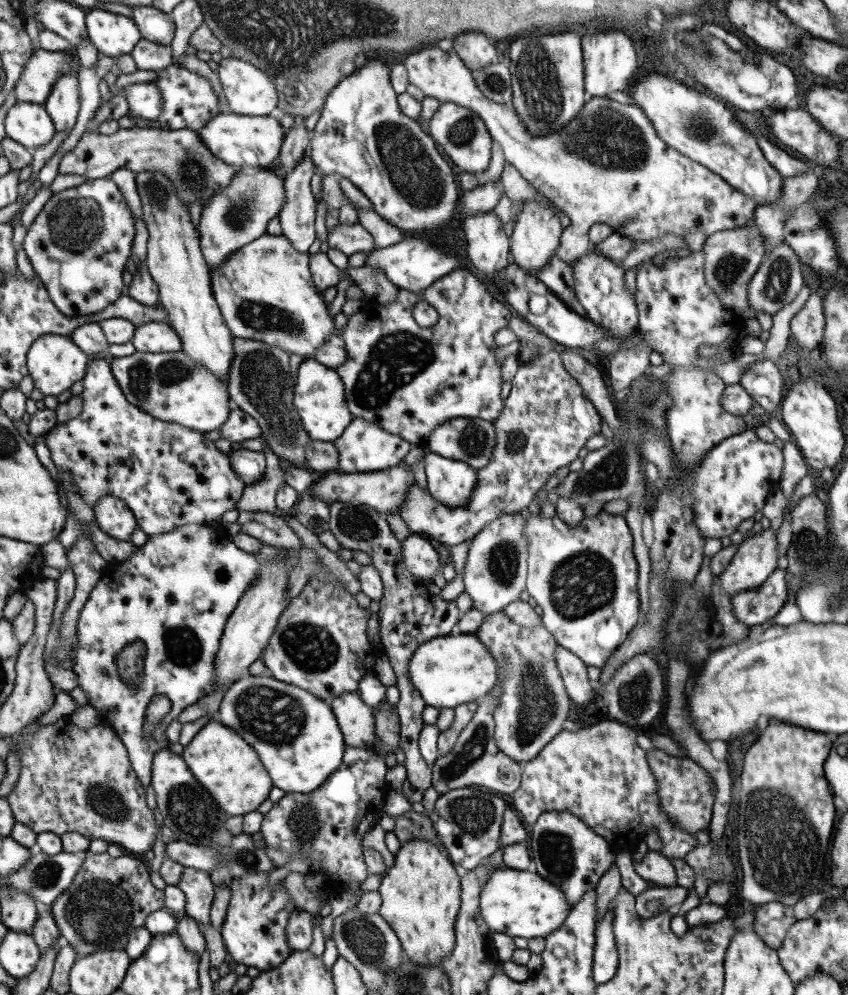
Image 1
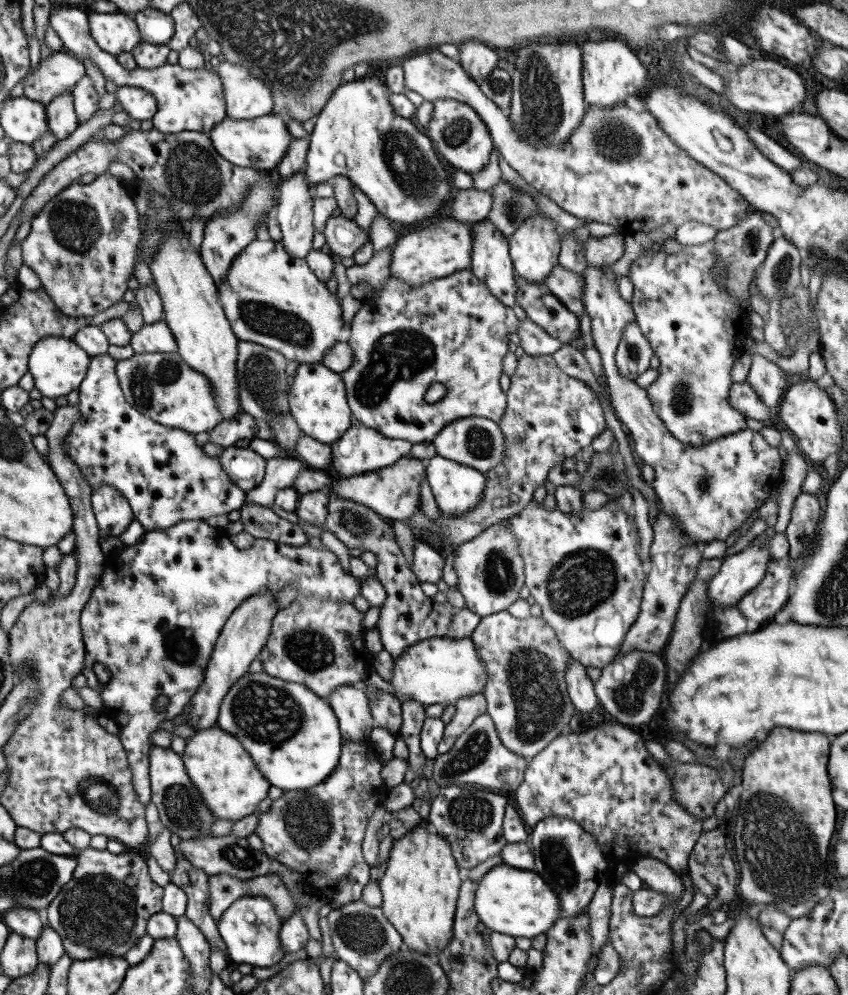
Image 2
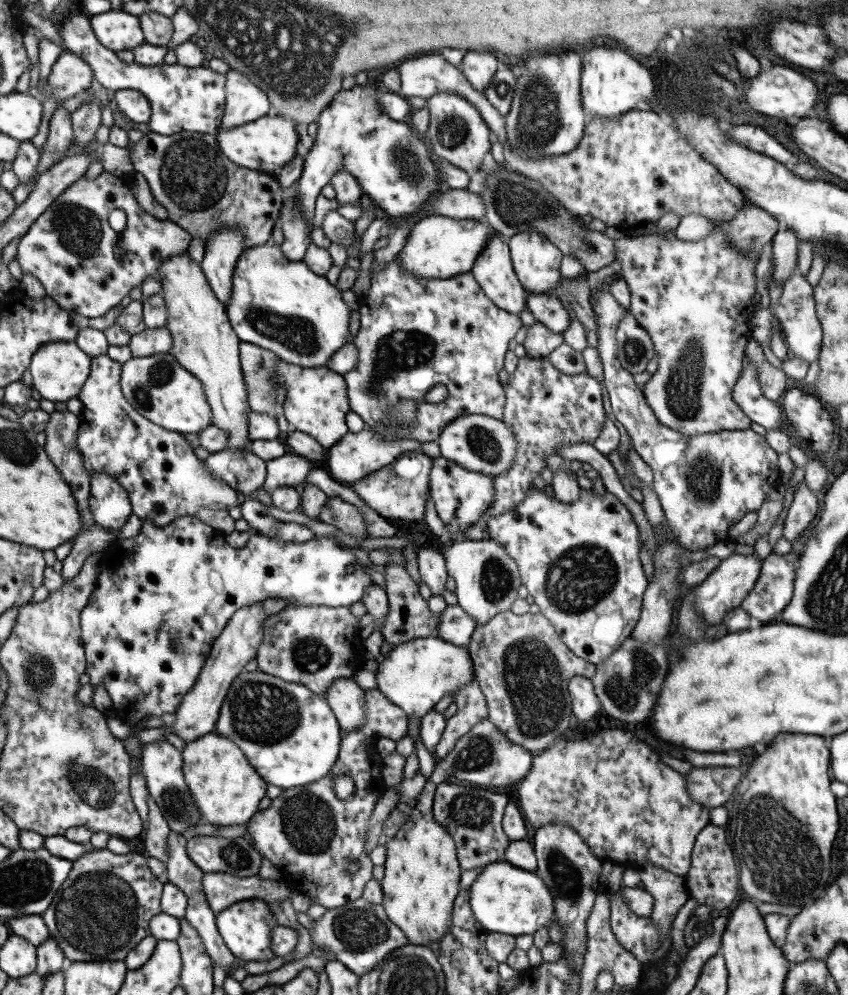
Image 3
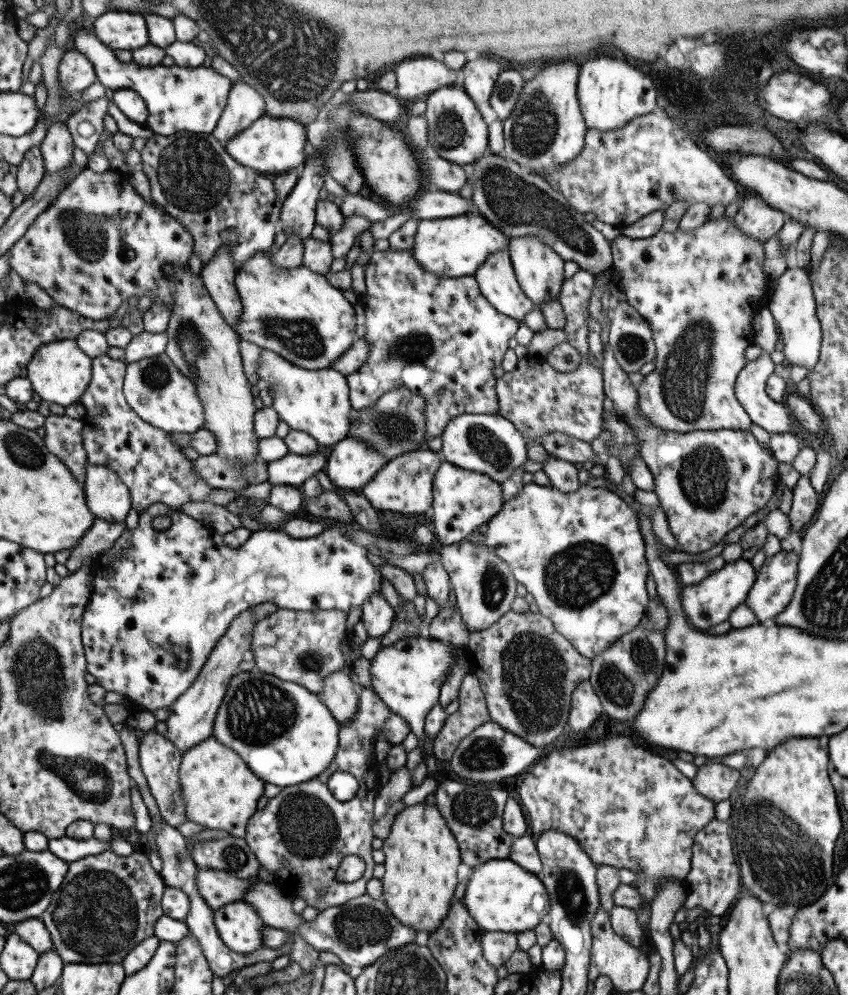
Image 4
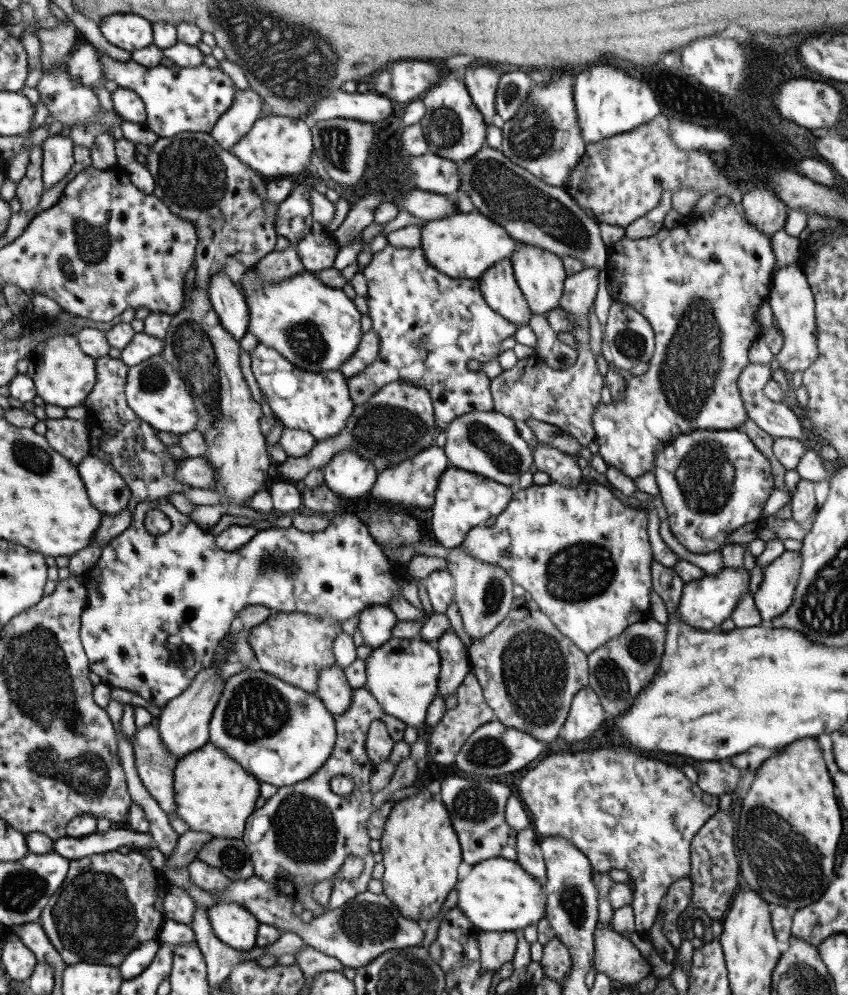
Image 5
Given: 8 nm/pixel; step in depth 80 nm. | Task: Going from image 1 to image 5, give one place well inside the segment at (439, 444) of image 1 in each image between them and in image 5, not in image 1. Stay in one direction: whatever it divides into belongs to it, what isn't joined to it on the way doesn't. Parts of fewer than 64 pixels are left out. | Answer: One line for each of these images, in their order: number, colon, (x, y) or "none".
2: (476, 442)
3: (478, 443)
4: (488, 444)
5: (486, 443)

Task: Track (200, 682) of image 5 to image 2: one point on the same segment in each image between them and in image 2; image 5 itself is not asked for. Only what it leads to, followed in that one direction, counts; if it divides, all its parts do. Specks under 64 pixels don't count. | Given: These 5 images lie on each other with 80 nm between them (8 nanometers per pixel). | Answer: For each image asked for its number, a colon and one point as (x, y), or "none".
2: (244, 633)
3: (196, 714)
4: (190, 719)

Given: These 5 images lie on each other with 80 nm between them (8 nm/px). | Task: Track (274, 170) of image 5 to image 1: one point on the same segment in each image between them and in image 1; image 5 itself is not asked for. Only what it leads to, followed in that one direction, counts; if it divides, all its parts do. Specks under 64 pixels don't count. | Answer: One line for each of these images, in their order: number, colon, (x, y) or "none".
1: (242, 141)
2: (259, 143)
3: (266, 144)
4: (270, 145)

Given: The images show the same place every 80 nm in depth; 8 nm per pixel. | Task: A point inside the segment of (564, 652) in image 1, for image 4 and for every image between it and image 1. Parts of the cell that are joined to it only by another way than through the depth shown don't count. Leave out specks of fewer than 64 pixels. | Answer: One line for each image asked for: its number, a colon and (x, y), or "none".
2: (580, 690)
3: (584, 703)
4: (585, 706)

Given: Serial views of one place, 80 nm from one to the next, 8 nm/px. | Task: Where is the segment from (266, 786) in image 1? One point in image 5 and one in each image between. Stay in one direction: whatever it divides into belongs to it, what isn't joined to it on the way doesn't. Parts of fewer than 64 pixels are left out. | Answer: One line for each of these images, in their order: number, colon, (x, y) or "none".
2: (230, 786)
3: (225, 789)
4: (219, 793)
5: (213, 794)

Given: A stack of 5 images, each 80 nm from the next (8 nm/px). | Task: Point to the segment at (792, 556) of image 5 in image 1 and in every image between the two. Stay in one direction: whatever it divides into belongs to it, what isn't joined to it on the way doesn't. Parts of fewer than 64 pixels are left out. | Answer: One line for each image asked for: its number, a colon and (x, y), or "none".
1: (753, 606)
2: (760, 604)
3: (772, 590)
4: (772, 589)

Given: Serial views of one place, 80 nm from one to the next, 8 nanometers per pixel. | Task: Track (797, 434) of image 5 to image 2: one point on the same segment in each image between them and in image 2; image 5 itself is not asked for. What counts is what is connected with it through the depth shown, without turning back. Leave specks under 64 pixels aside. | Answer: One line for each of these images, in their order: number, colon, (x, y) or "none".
2: (741, 397)
3: (746, 394)
4: (773, 417)

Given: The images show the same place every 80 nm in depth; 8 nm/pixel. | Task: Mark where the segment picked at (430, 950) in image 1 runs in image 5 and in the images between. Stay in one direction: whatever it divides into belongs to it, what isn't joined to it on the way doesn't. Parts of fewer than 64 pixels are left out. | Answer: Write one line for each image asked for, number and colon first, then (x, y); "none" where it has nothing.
2: (419, 887)
3: (420, 881)
4: (421, 856)
5: (420, 851)

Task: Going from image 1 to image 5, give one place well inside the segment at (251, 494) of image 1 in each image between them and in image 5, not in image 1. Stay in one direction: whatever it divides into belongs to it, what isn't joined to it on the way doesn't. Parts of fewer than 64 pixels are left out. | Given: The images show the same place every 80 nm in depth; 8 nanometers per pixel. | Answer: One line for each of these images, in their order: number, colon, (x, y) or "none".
2: (279, 472)
3: (289, 470)
4: (291, 469)
5: (396, 423)

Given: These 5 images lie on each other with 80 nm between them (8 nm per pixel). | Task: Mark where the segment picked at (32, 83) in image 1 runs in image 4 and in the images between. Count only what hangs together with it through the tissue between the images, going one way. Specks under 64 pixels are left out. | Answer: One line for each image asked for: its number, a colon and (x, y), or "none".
2: (59, 73)
3: (68, 75)
4: (74, 73)

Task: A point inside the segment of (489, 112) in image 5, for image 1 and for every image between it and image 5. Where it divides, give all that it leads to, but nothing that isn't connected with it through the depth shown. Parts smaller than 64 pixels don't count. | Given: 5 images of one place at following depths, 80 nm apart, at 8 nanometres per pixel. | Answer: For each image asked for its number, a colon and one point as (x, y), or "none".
1: (474, 50)
2: (477, 60)
3: (477, 67)
4: (479, 75)

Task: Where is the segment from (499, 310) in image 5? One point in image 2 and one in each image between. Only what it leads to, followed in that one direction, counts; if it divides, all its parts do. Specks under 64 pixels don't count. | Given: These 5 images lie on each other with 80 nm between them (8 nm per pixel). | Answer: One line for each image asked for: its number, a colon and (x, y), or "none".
2: (489, 261)
3: (492, 269)
4: (496, 281)

